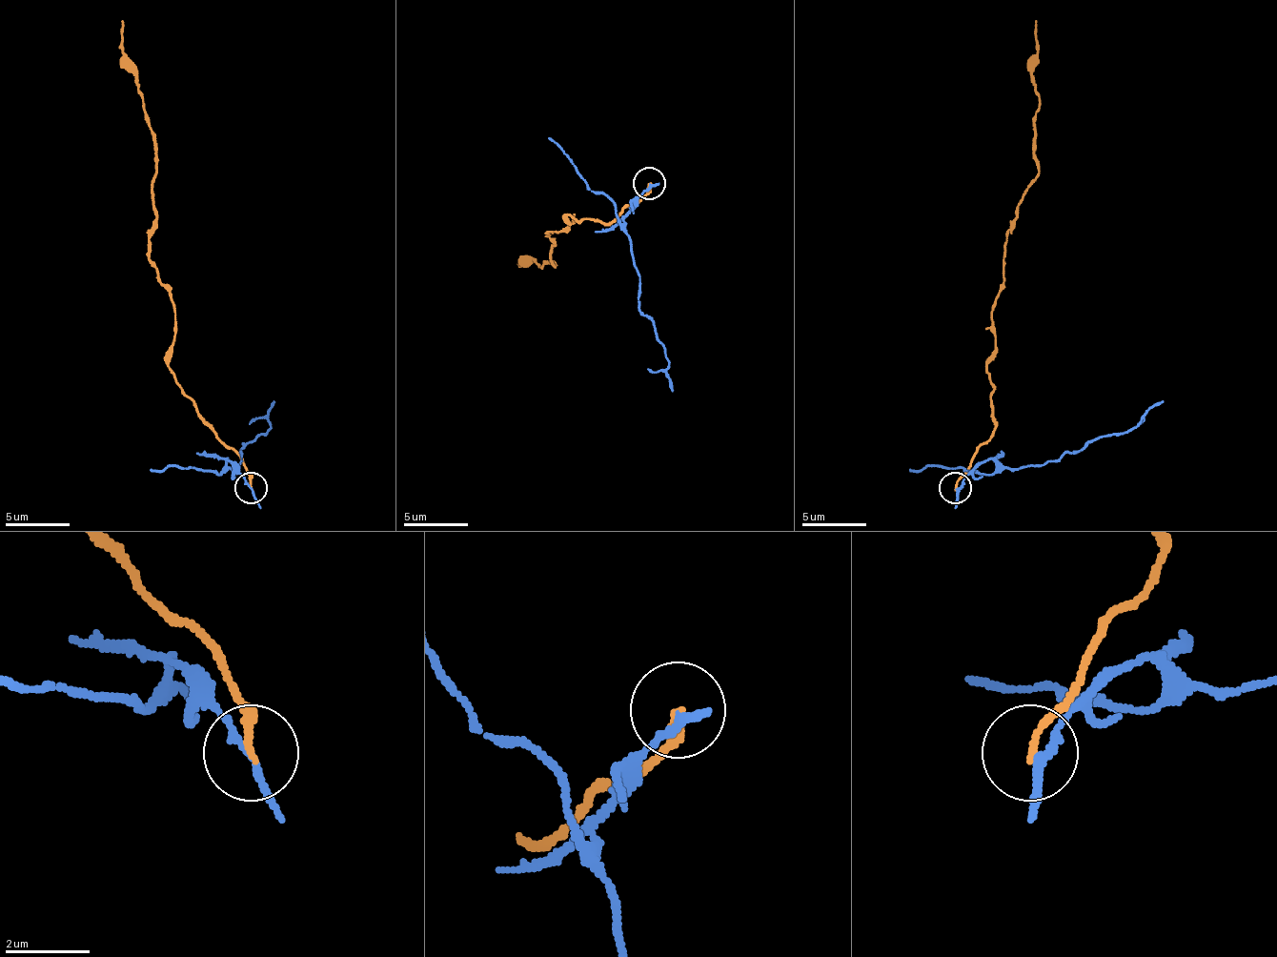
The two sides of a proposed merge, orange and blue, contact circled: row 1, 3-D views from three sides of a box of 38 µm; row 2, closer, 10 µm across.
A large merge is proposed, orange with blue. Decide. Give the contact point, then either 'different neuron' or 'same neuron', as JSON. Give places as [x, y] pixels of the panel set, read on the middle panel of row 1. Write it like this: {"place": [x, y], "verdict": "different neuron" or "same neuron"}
{"place": [649, 183], "verdict": "different neuron"}

